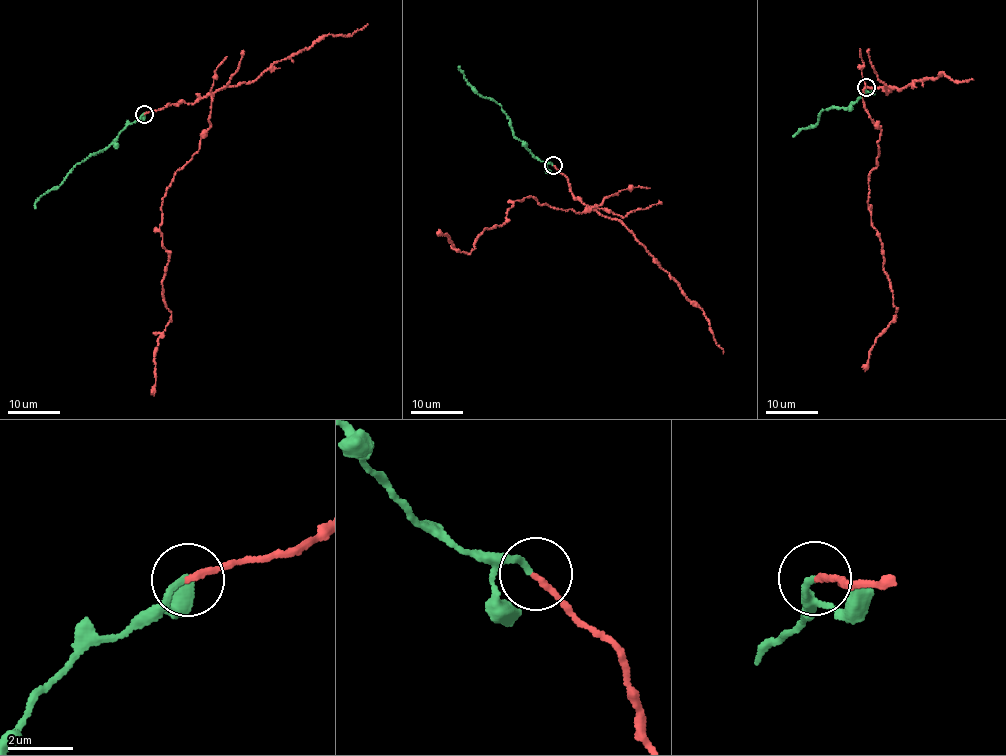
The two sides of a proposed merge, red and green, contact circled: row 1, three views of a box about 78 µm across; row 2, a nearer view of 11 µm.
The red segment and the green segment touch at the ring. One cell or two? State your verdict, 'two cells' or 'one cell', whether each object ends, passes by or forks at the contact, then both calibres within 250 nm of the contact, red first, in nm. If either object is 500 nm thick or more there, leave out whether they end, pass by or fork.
two cells; red ends there; green ends there; 190 nm thick on the red side, 190 nm on the other

